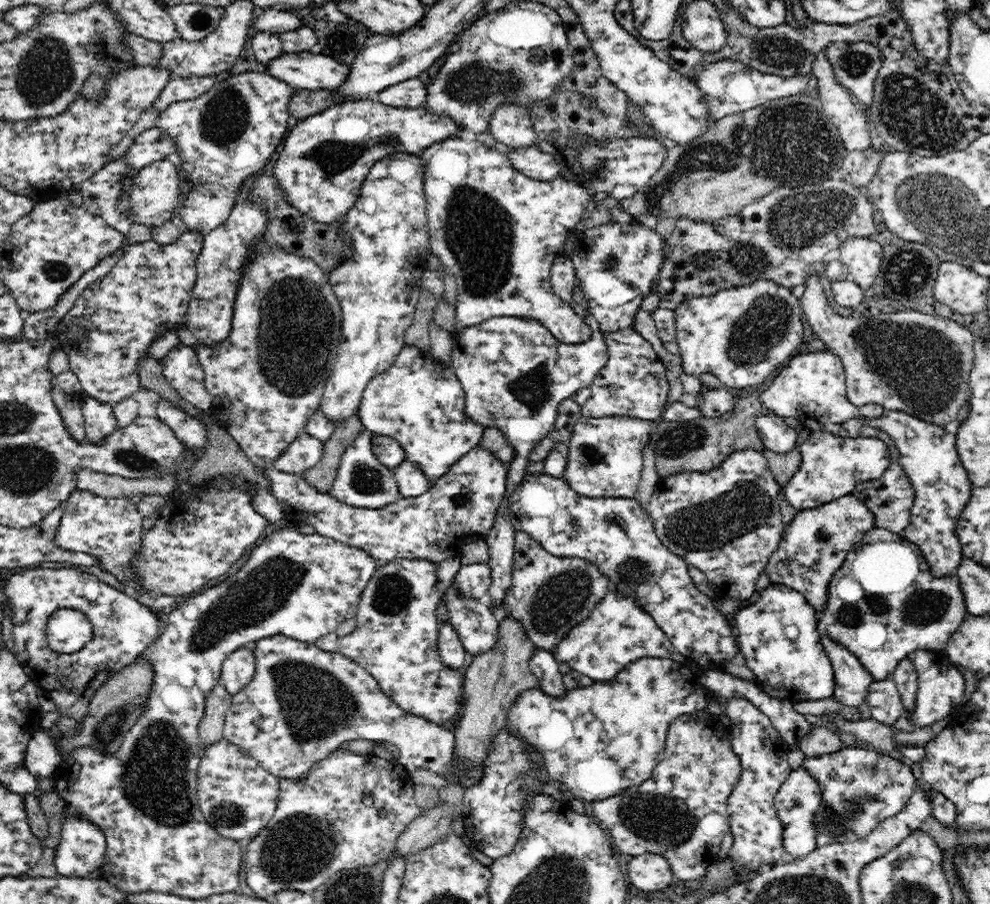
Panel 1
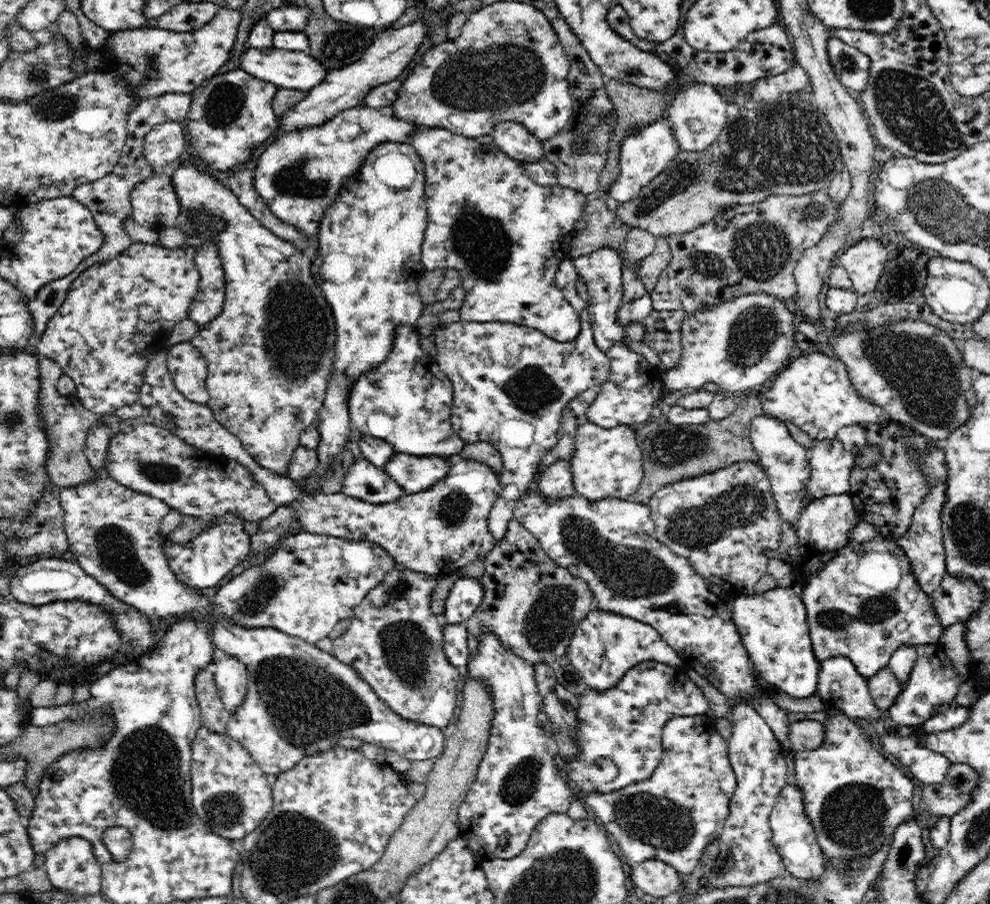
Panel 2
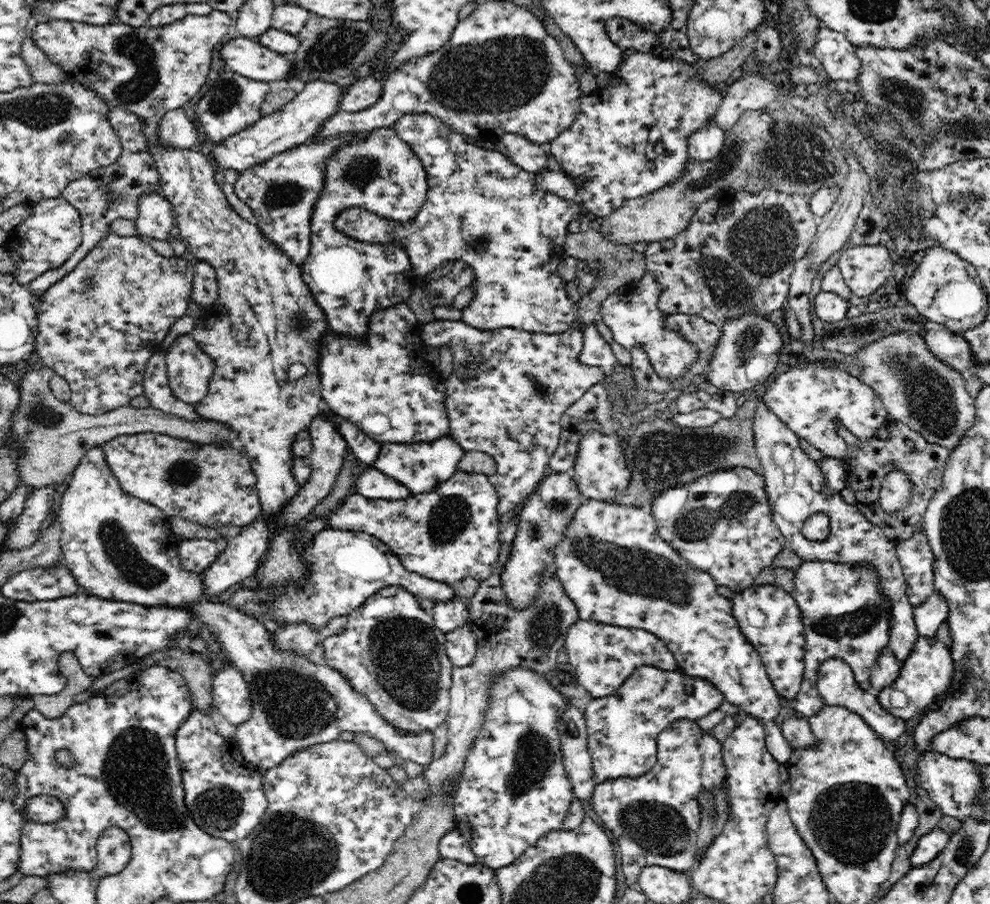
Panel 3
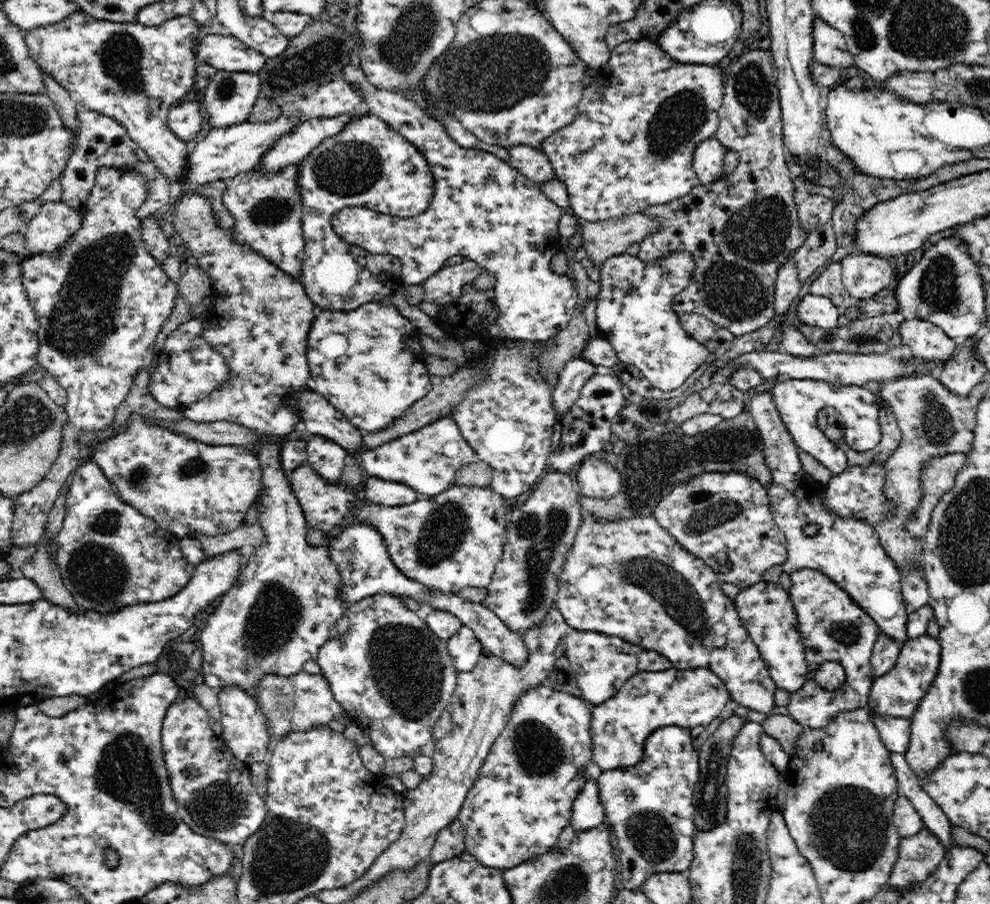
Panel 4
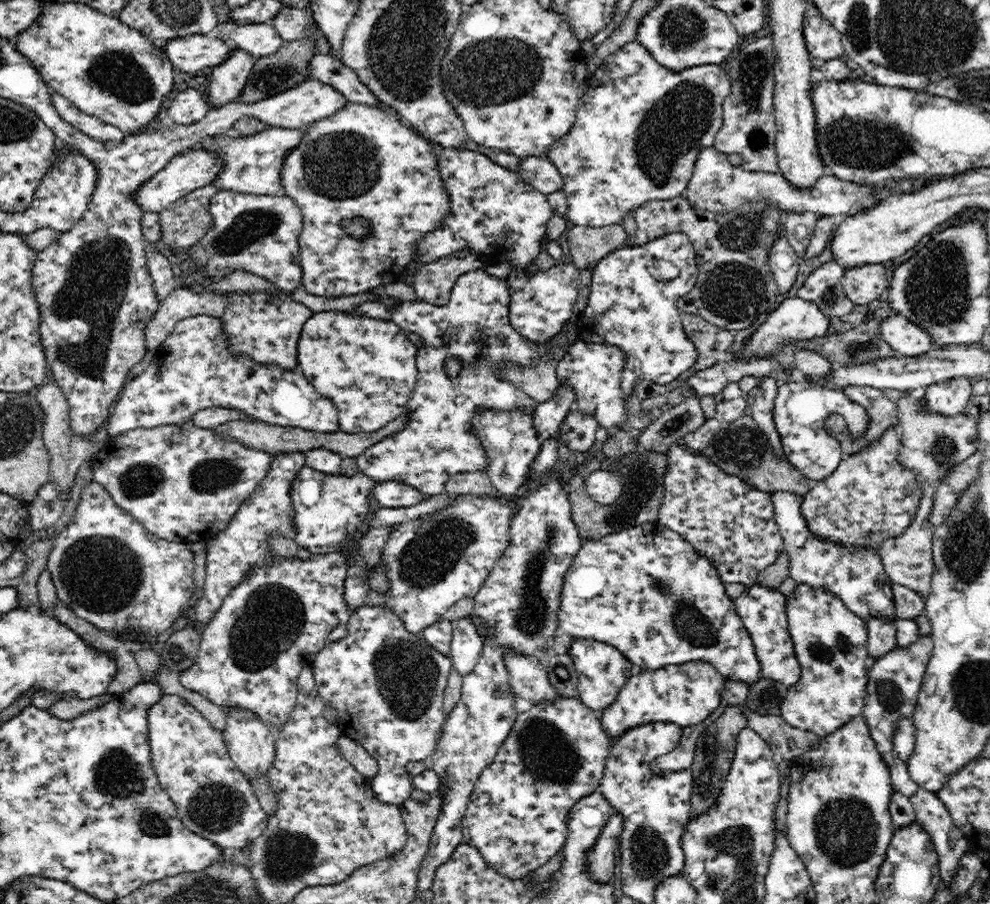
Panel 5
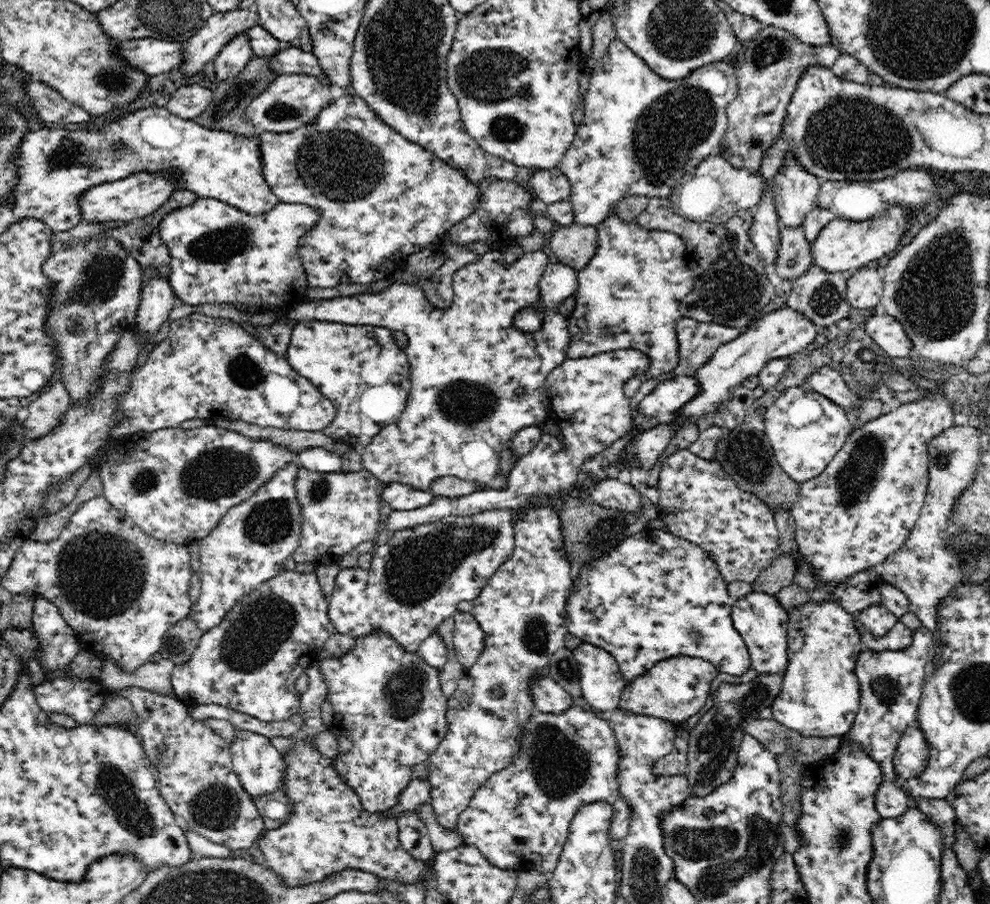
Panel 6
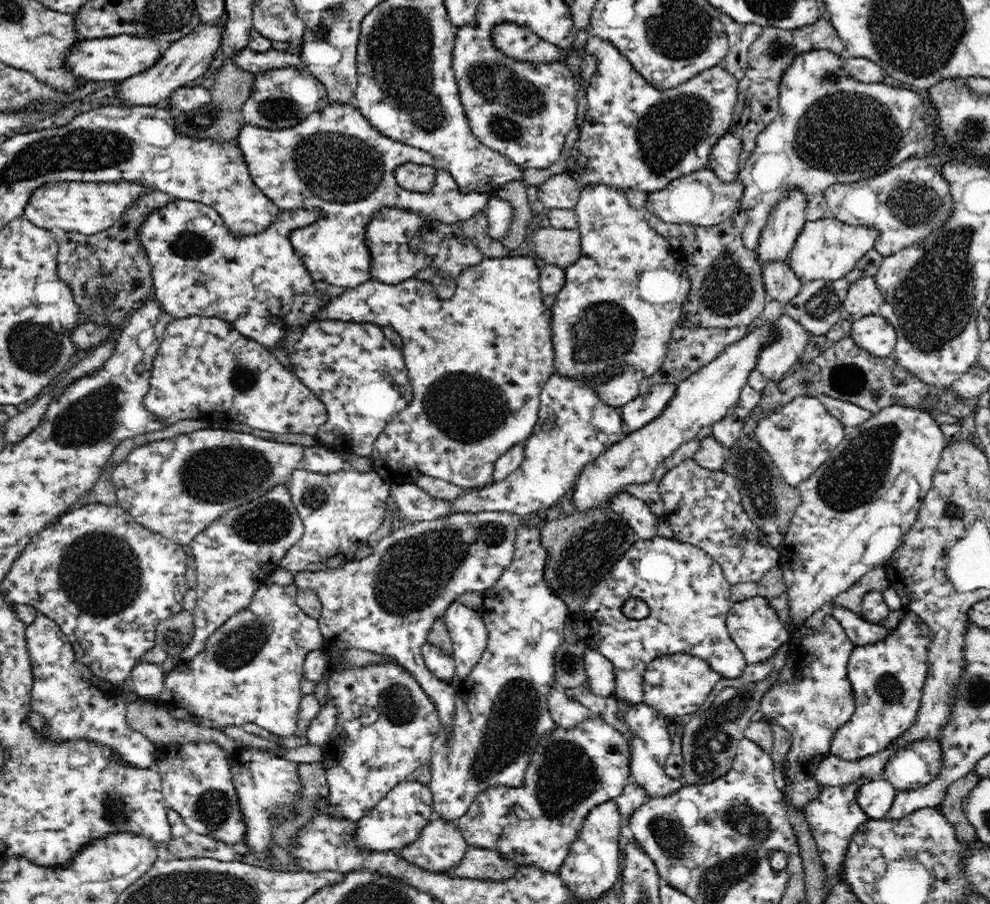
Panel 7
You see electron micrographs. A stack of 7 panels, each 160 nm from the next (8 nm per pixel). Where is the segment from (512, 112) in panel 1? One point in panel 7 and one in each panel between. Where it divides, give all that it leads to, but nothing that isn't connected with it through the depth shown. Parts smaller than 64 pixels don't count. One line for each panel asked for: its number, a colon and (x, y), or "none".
2: (512, 137)
3: (528, 155)
4: (532, 162)
5: (539, 171)
6: (550, 185)
7: (560, 191)

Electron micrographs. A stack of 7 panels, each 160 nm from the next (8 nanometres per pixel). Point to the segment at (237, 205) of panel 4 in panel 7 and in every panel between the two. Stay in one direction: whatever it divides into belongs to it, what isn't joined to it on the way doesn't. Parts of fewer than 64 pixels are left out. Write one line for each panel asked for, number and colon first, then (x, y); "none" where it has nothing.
5: (259, 232)
6: (219, 253)
7: (256, 281)

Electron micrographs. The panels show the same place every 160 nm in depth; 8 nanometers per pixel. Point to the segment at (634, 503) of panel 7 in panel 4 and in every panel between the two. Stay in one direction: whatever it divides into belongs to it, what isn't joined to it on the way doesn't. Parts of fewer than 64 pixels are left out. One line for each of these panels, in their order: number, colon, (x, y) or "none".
4: (597, 479)
5: (604, 486)
6: (610, 493)

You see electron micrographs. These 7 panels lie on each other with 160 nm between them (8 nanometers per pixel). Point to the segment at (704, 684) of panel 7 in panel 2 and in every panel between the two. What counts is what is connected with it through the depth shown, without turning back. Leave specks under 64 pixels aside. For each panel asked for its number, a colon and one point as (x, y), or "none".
2: (618, 733)
3: (622, 729)
4: (649, 700)
5: (686, 695)
6: (675, 690)

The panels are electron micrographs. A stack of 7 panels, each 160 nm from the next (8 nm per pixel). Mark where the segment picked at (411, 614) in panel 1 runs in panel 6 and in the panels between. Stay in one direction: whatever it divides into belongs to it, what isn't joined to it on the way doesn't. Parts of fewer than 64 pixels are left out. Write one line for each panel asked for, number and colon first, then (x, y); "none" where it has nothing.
2: (394, 641)
3: (391, 650)
4: (389, 668)
5: (387, 683)
6: (390, 713)

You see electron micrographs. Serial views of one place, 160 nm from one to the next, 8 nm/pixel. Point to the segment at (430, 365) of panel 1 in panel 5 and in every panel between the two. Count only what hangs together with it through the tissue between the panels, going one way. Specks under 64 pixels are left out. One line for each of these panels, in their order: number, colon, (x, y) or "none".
2: (407, 401)
3: (386, 385)
4: (368, 363)
5: (365, 365)

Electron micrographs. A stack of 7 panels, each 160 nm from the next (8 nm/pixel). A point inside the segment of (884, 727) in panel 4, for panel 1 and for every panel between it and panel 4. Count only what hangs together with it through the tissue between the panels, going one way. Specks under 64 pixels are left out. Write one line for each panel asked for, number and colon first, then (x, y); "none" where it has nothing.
1: (852, 679)
2: (842, 686)
3: (836, 683)

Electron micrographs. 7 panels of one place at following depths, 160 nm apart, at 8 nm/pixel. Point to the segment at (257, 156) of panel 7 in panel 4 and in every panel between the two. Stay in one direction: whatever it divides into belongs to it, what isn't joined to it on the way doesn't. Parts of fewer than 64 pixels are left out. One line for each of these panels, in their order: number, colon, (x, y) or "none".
4: (369, 164)
5: (364, 161)
6: (380, 198)

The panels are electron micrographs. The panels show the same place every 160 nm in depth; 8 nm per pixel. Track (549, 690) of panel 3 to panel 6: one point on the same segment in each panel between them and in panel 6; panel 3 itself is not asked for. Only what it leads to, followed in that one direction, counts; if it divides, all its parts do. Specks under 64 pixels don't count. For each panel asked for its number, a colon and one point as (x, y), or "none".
4: (522, 797)
5: (517, 815)
6: (519, 818)

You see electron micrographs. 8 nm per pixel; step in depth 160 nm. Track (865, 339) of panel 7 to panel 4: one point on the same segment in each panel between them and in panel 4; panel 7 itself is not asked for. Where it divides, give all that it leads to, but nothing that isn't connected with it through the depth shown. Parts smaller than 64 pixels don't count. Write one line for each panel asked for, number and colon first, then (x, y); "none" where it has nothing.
4: (925, 340)
5: (903, 336)
6: (885, 330)

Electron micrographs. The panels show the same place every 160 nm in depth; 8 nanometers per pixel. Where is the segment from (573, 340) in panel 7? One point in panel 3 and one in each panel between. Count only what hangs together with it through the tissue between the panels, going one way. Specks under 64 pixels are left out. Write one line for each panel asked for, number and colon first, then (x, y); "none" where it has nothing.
3: (631, 312)
4: (634, 312)
5: (627, 307)
6: (629, 293)

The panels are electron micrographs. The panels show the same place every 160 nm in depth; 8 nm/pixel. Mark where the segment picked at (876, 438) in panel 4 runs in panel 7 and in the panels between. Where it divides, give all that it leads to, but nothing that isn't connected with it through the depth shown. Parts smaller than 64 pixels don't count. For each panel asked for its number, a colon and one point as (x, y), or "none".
5: (800, 409)
6: (806, 429)
7: (799, 436)

